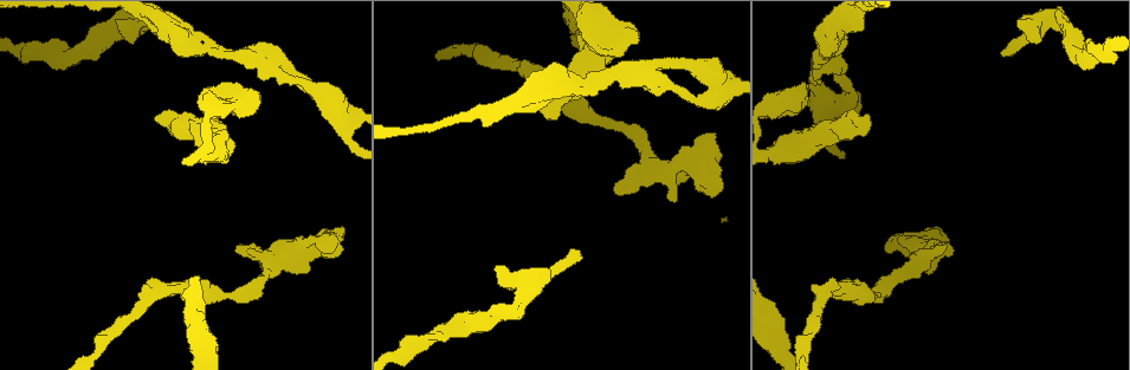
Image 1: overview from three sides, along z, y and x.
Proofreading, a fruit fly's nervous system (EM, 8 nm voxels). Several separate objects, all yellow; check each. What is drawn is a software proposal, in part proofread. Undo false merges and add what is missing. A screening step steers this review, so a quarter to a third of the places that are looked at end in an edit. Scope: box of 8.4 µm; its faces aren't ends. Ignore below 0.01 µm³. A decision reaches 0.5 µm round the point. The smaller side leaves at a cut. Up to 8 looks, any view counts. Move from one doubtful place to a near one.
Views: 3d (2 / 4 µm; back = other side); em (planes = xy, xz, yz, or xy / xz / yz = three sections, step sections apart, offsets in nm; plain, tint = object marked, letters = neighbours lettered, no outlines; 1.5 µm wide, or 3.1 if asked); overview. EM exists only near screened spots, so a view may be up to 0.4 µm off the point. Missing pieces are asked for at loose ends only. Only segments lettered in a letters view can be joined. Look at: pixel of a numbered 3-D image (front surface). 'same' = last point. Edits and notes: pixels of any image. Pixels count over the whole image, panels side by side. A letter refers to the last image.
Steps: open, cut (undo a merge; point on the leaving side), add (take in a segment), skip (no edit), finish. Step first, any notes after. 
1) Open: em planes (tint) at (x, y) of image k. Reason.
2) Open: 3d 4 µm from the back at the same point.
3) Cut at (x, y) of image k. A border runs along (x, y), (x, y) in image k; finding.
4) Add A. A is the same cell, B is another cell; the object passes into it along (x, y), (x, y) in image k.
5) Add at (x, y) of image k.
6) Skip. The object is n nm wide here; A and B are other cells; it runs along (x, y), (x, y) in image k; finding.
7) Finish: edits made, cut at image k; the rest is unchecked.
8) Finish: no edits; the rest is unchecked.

Open: em planes (letters) at (254, 112) of image 1. An open end.

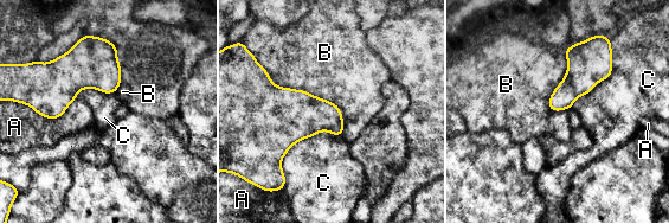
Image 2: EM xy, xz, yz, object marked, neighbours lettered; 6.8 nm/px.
Skip. The object is 160 nm wide here; A, B and C are other cells; a border runs along (263, 66), (332, 101), (343, 133) in image 2; none of them fits.

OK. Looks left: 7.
Open: em xy step 4 (tint) at (835, 50) of image 1. Calibre changes.

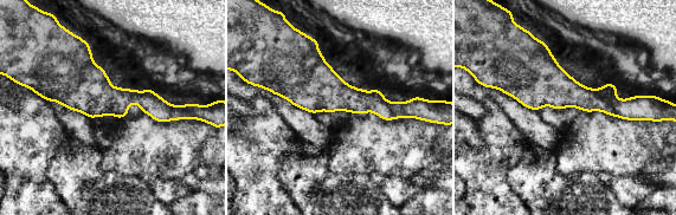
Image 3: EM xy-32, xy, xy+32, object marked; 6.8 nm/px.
Open: em planes (letters) at the same point. Cut it another way.

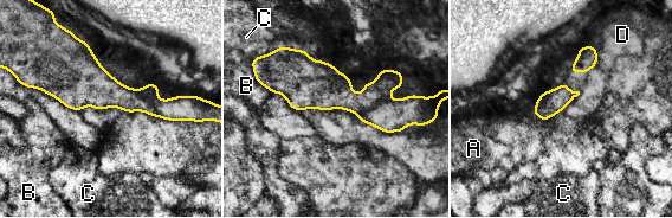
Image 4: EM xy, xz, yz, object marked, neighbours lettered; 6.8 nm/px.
Cut at (180, 108) of image 4. A, B, C and D are other cells; a border runs along (134, 89), (144, 95), (159, 116) in image 4; a second neuron is stuck on.

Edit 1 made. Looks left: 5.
Open: overview.

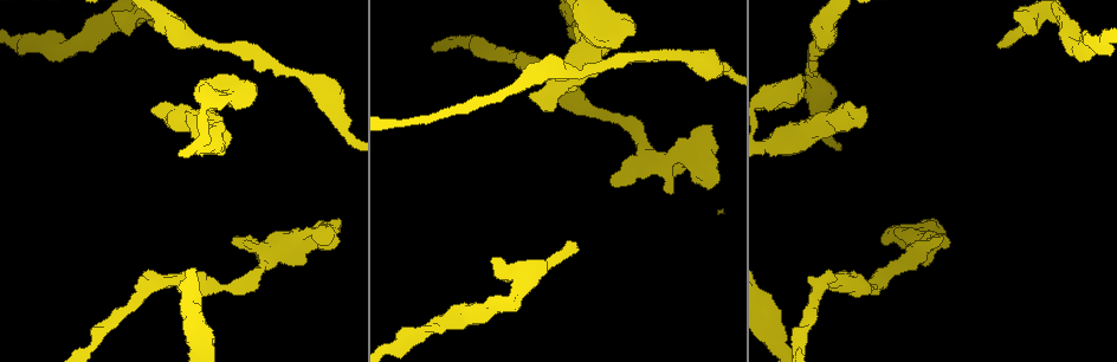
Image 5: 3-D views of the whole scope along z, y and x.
Open: 3d 2 µm at (573, 245) of image 5. Free end.

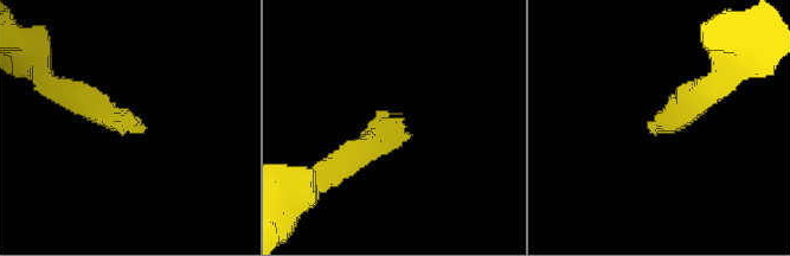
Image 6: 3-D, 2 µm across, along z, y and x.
Open: em planes (letters) at (137, 116) of image 6.

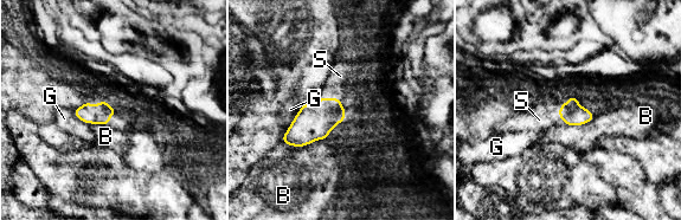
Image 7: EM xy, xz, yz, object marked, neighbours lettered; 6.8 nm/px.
Add S. S is the same cell, B and G are other cells; the object passes into it along (100, 114), (109, 117), (116, 121) in image 7; it goes on there.

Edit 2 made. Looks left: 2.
Finish: edits made, cut at image 4, add at image 7; the rest is unchecked.

